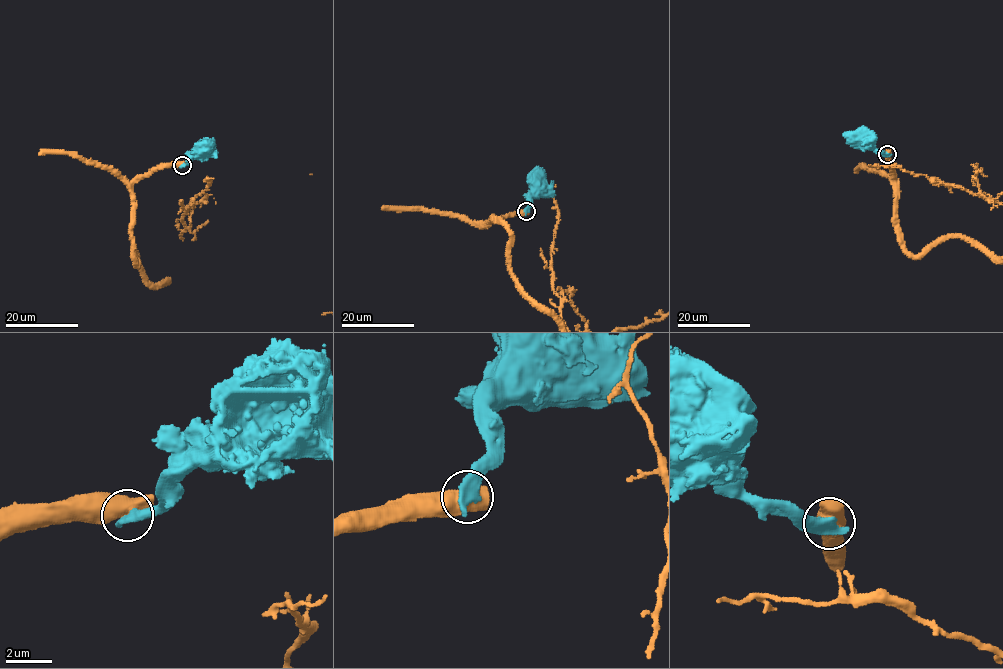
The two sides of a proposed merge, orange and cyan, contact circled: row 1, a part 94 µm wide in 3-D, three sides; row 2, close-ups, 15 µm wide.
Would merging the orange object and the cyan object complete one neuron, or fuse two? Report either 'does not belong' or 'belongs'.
does not belong

